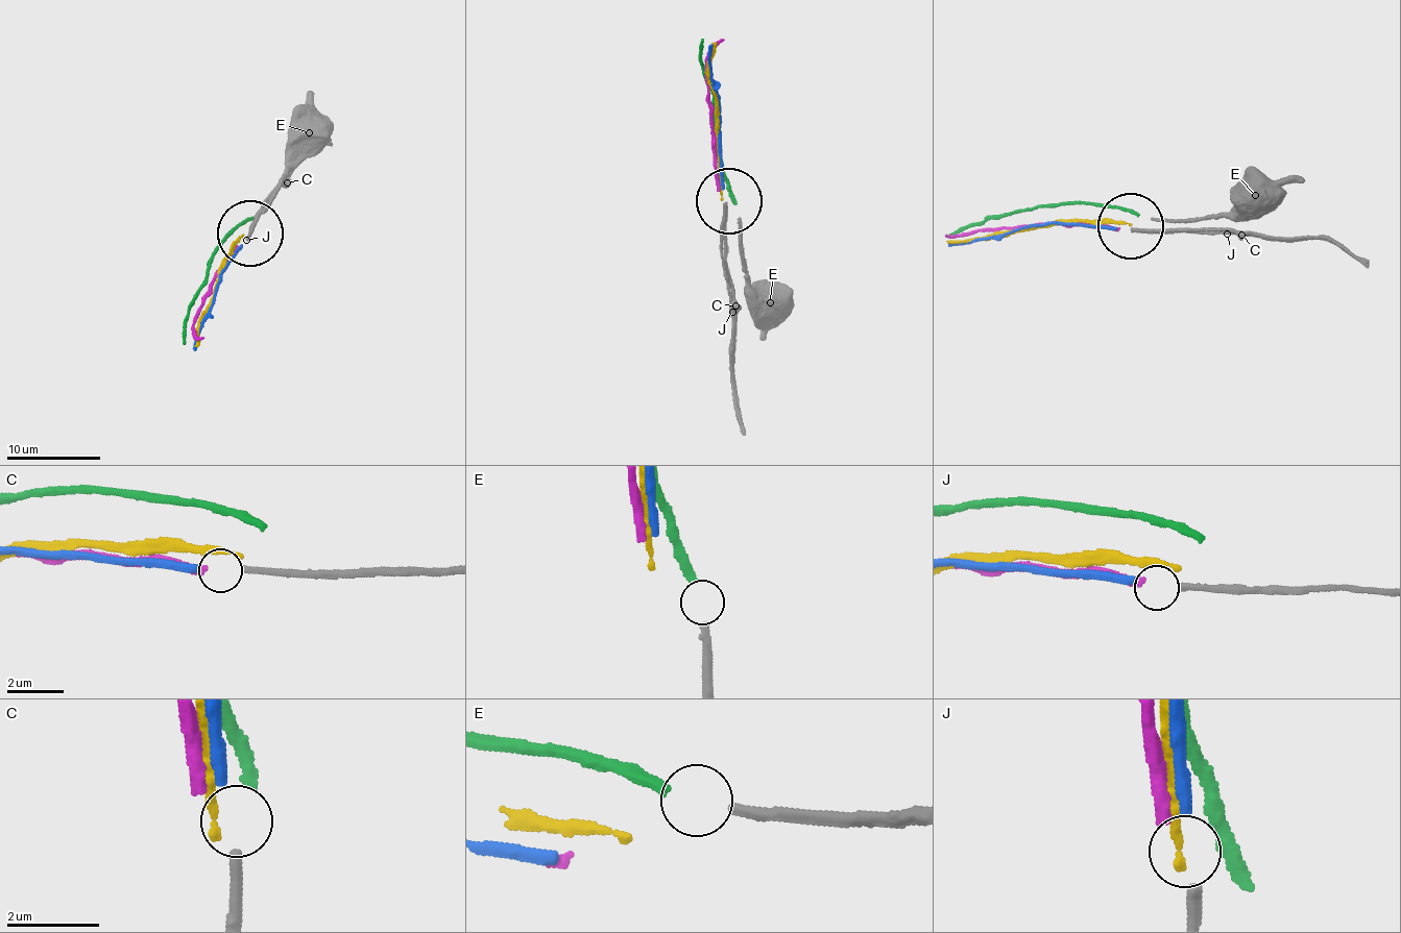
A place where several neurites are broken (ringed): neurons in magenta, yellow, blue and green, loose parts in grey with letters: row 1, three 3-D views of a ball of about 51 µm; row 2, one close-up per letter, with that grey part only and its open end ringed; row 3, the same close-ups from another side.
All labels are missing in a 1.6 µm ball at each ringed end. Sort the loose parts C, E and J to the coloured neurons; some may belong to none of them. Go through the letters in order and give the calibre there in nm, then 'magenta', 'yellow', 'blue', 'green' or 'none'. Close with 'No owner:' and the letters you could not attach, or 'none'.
C: calibre 240 nm; none
E: calibre 280 nm; green
J: calibre 260 nm; blue
No owner: C

